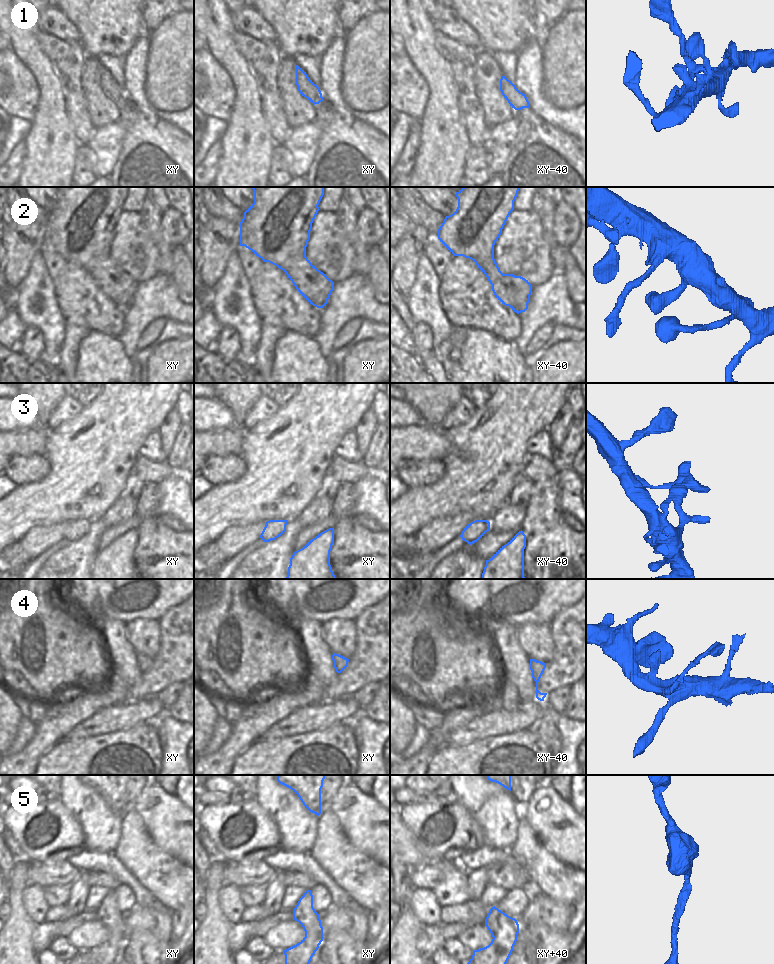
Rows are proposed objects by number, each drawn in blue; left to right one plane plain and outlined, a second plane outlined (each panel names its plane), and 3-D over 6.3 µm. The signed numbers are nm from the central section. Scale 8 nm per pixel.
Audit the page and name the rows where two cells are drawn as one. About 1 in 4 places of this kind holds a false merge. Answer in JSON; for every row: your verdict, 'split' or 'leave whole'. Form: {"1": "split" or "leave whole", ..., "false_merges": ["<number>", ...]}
{"1": "leave whole", "2": "leave whole", "3": "leave whole", "4": "split", "5": "leave whole", "false_merges": ["4"]}

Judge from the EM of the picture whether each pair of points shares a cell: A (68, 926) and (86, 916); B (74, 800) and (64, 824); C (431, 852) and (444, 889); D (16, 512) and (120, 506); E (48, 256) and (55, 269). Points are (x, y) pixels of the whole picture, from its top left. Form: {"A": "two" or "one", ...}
{"A": "one", "B": "two", "C": "two", "D": "two", "E": "one"}

